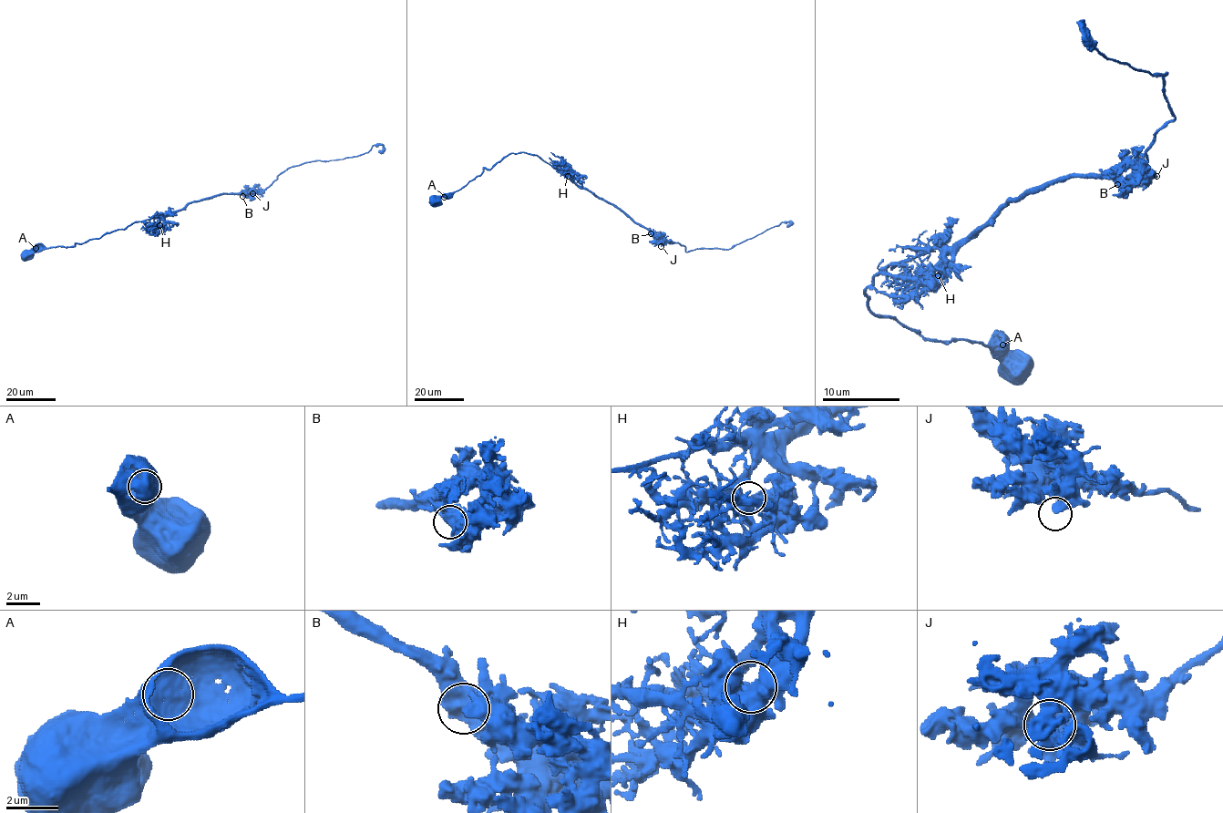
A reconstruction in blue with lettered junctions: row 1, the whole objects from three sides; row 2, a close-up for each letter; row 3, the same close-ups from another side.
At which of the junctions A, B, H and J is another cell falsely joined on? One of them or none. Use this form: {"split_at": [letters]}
{"split_at": []}

